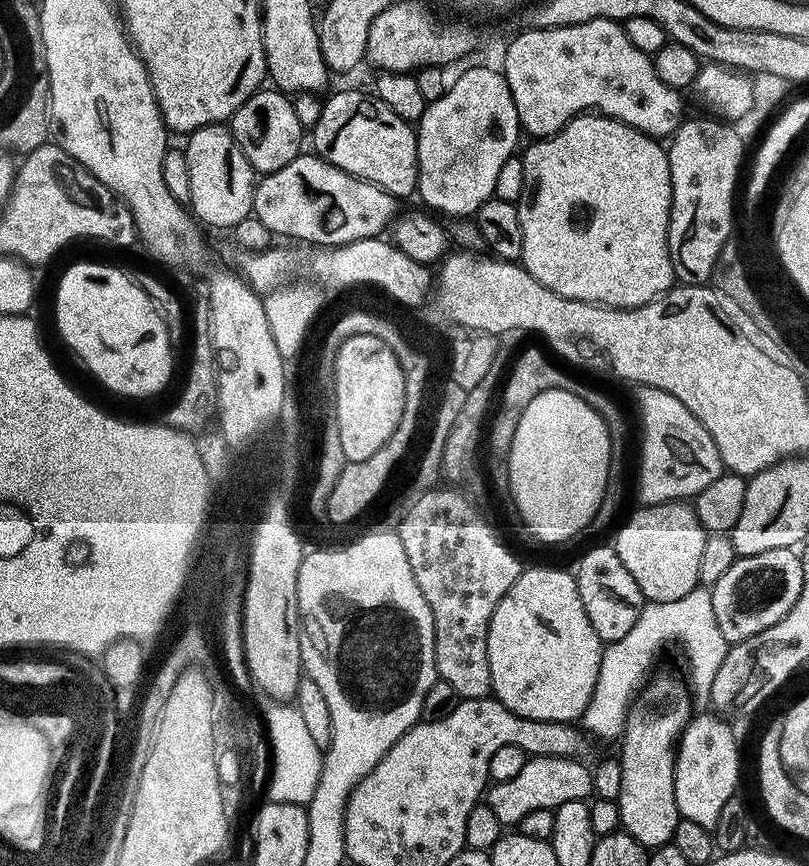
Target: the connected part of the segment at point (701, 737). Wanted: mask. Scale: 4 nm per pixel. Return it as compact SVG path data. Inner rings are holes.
M696 714L689 720L676 746L674 770L674 798L678 802L681 817L709 830L715 829L722 806L730 797L737 795L736 787L740 784L740 748L728 725L731 723L719 715L711 715Z

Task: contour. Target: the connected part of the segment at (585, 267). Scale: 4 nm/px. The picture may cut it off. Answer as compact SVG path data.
M581 114L573 116L560 131L552 136L536 138L522 153L524 162L524 194L519 201L522 226L522 266L542 286L571 300L585 300L588 304L603 304L606 308L637 308L664 295L674 284L672 255L668 252L668 211L672 209L672 183L665 145L659 139L647 136L637 128L611 116Z

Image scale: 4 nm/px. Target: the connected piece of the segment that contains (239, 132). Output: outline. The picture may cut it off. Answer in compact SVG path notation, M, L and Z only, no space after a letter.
M261 90L252 95L230 118L232 137L238 142L242 154L258 174L282 170L286 162L301 155L300 139L305 139L306 128L300 125L300 116L291 104L289 97L279 90Z

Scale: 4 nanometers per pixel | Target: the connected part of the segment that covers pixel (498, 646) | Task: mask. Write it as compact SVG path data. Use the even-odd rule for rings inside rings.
M525 567L490 618L491 695L522 718L563 724L579 721L594 694L604 647L598 634L594 634L594 626L590 626L590 618L586 618L575 575L560 568Z

